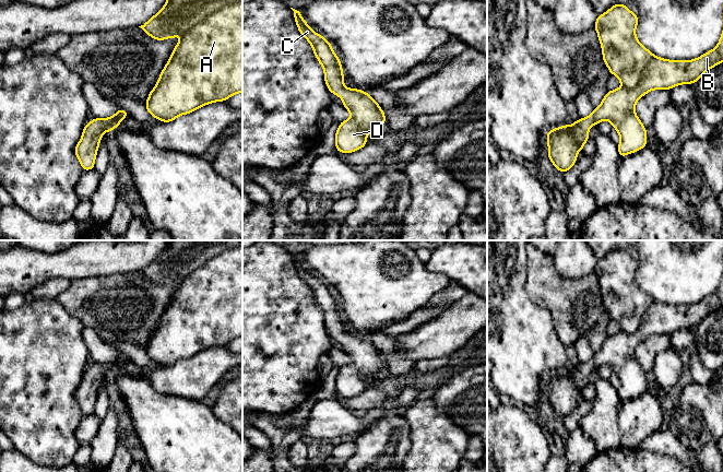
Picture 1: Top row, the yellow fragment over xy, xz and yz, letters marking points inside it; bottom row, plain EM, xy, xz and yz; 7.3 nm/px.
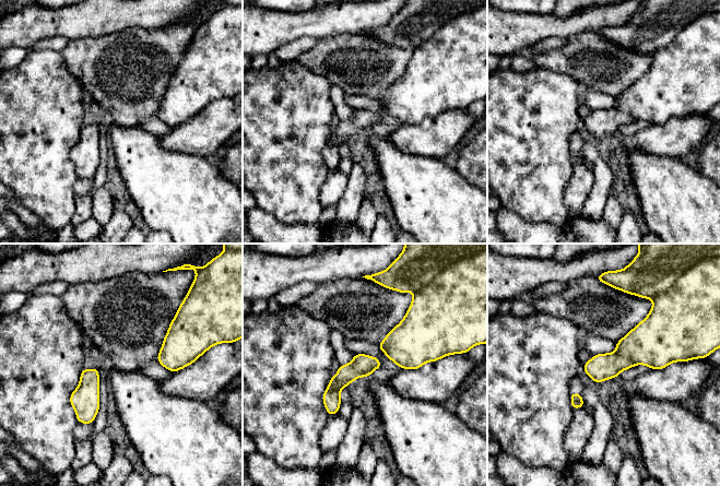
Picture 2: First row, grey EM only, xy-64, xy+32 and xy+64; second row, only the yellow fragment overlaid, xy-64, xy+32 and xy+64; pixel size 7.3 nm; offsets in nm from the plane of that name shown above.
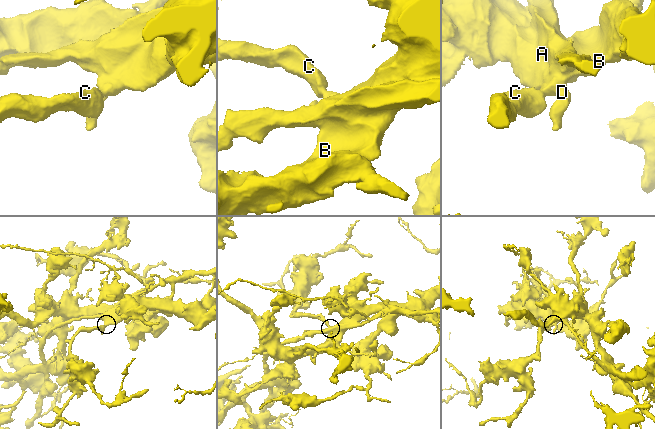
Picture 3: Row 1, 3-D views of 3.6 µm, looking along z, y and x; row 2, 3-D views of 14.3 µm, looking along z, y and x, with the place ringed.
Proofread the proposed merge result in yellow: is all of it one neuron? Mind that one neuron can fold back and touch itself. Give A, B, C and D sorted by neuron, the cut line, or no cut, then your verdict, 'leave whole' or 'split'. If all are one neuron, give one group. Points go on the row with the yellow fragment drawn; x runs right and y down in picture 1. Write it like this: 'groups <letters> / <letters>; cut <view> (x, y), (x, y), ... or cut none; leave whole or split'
groups A B C D; cut none; leave whole

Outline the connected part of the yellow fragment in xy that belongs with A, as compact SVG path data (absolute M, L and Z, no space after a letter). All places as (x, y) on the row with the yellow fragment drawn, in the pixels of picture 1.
M167 0L152 19L139 27L156 40L182 36L144 104L152 117L169 122L201 106L227 101L242 92L242 0Z

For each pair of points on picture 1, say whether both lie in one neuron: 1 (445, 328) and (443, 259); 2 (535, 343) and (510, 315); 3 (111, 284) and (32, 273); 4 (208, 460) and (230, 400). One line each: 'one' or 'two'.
1: two
2: one
3: two
4: two

